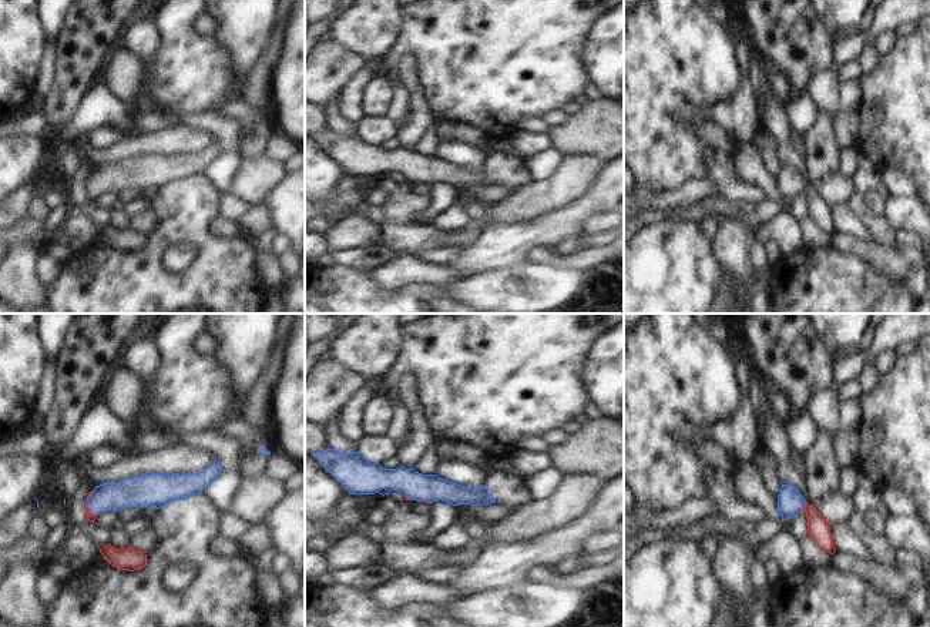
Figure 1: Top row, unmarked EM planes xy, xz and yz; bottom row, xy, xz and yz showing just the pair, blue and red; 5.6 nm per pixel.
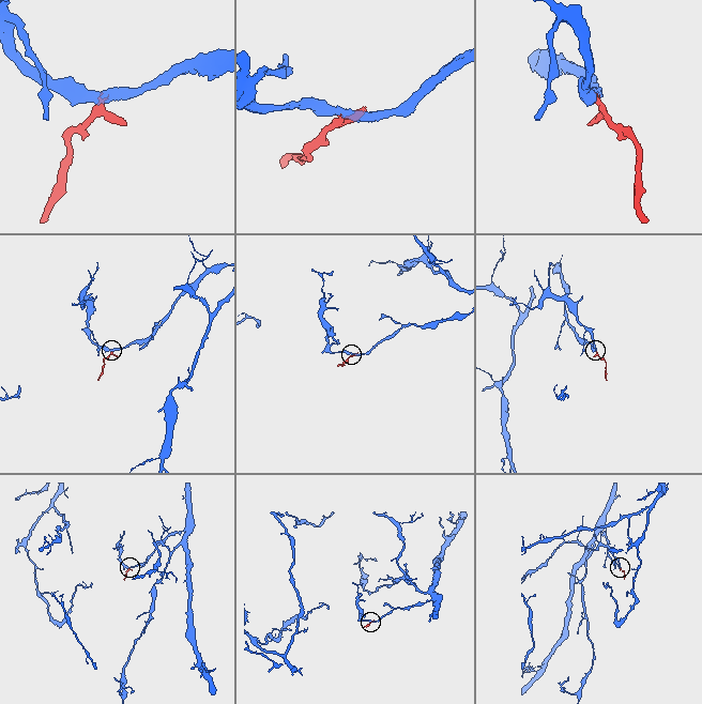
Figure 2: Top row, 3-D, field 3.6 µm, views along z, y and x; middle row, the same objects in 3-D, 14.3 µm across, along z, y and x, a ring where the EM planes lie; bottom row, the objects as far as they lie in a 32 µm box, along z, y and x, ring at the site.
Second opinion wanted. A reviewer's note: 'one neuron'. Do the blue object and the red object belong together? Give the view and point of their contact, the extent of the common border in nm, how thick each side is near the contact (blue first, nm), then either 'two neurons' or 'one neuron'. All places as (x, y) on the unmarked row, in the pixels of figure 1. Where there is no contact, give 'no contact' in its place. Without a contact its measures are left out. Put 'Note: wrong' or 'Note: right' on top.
Note: right
yz (803, 187) | 80 nm | 150/120 nm | one neuron

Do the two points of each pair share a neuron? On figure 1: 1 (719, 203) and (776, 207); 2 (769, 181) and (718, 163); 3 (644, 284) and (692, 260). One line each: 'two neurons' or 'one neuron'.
1: one neuron
2: two neurons
3: one neuron

